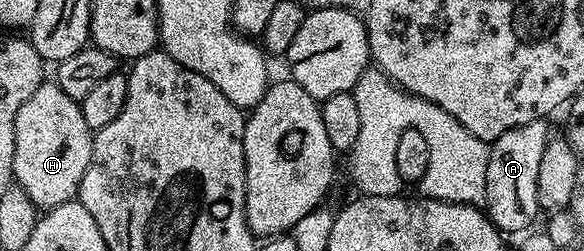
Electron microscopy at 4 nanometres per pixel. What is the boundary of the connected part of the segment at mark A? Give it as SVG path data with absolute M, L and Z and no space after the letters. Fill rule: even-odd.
M542 119L517 129L501 133L489 147L489 165L485 165L485 214L500 232L526 232L541 208L537 201L537 169L541 165L541 153L545 149L549 132Z

